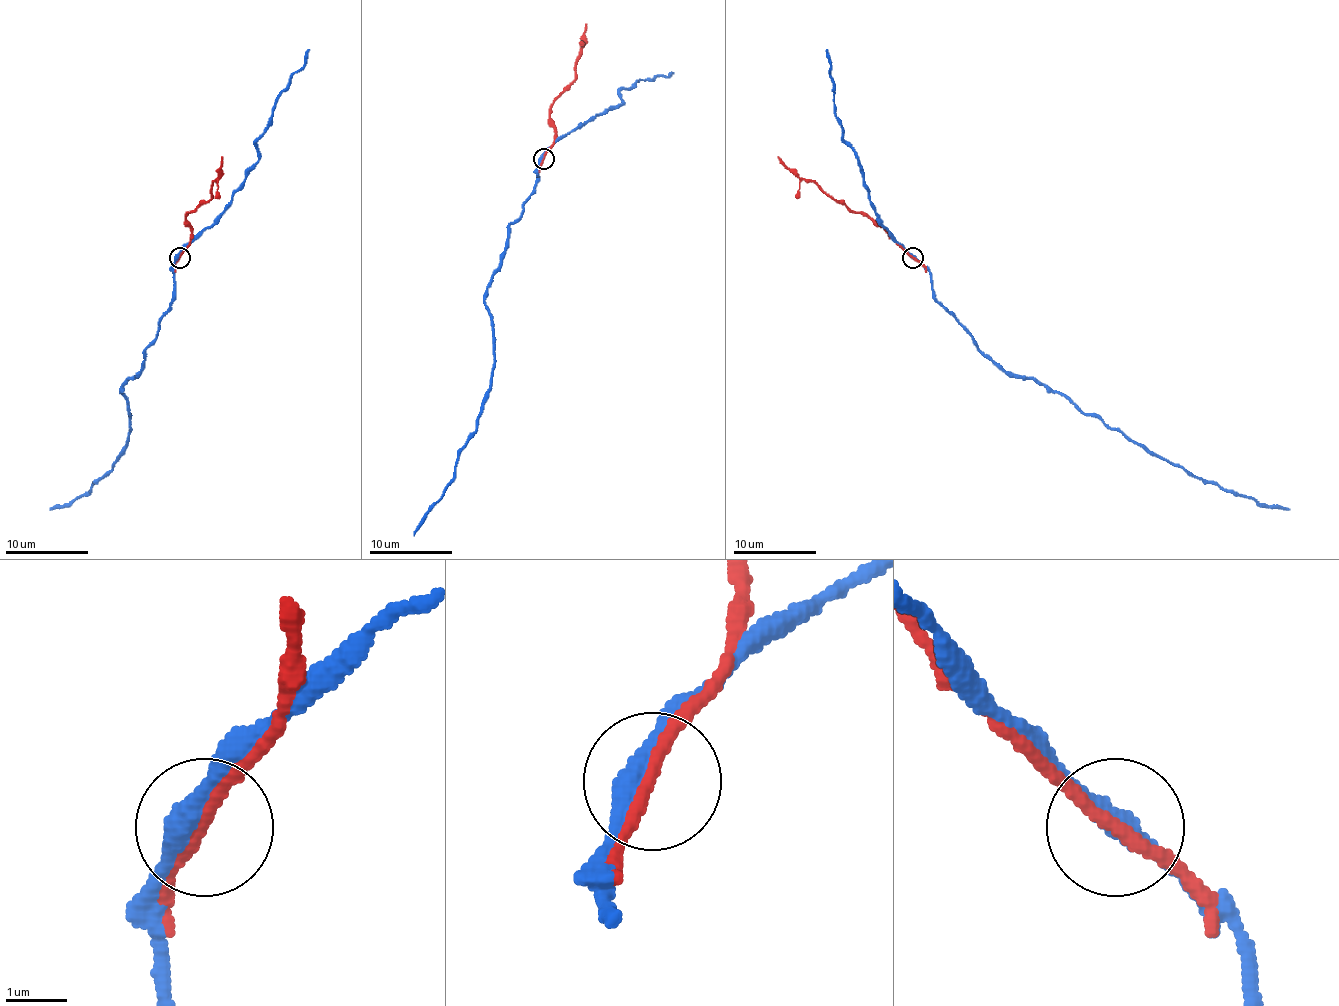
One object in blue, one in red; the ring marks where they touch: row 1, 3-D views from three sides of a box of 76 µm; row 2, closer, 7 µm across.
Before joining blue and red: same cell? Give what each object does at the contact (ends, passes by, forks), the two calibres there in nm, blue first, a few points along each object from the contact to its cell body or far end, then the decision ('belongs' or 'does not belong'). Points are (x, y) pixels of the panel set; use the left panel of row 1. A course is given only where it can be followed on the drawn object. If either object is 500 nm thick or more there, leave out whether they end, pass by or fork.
blue passes by | red passes by | 340/200 nm | blue via (179, 257), (175, 298), (140, 371), (123, 383), (129, 412), (127, 446), (83, 496), (50, 510) | red via (179, 257), (191, 234), (185, 215), (210, 198), (210, 186), (216, 180), (223, 157) | does not belong

